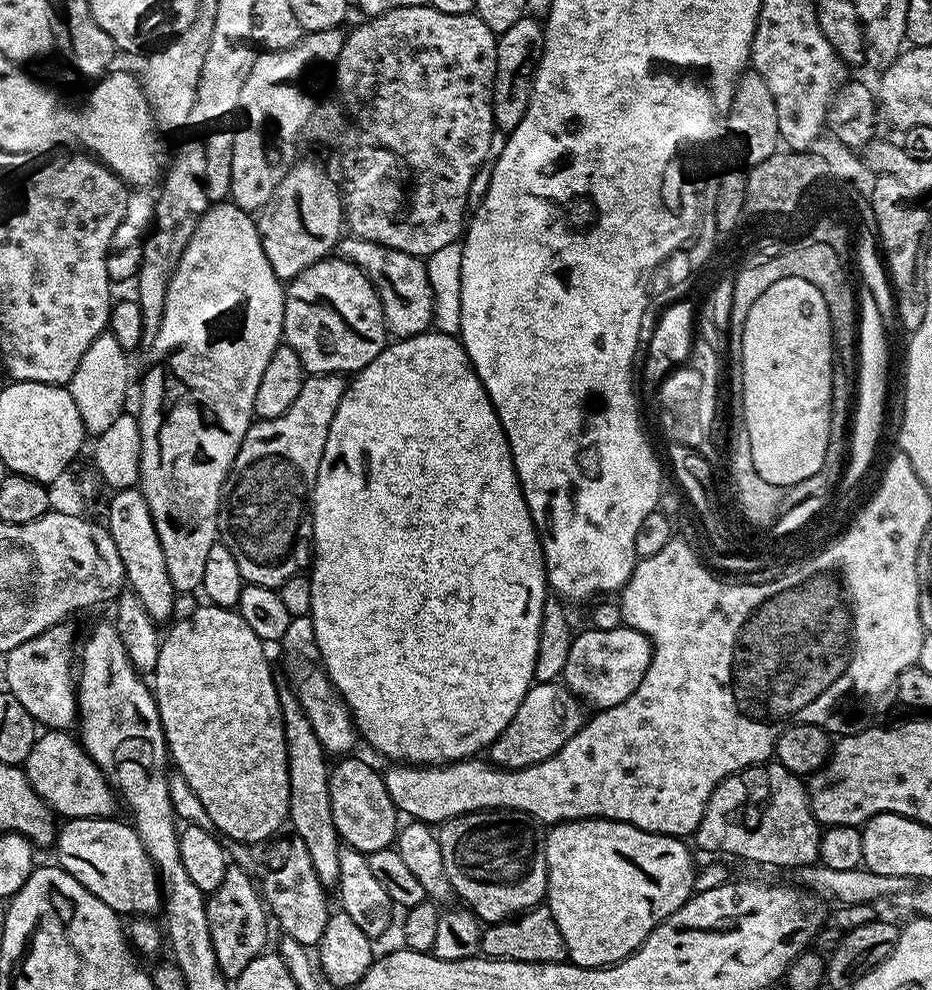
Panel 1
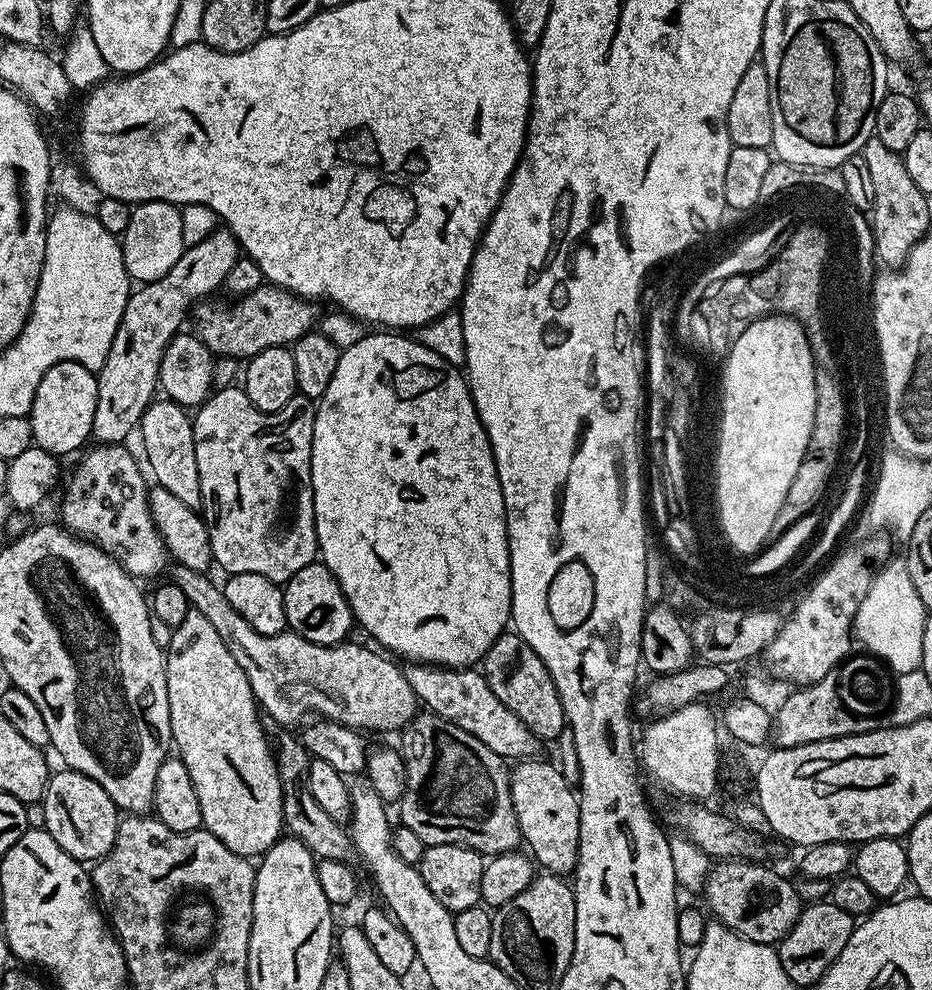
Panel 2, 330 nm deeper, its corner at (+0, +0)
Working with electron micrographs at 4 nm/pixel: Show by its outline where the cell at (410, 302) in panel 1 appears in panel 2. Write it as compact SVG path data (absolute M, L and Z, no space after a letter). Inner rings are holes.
M267 282L261 284L258 290L233 299L232 308L228 304L215 304L214 301L208 298L196 305L194 334L216 358L251 358L267 348L291 346L318 324L317 305L313 301Z

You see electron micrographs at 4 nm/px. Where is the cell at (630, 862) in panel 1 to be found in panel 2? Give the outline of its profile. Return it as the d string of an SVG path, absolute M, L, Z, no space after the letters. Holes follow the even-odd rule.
M540 759L519 761L511 769L510 794L516 824L526 848L528 844L531 859L545 873L572 874L576 871L580 841L580 801L573 785L572 788L568 785L567 778L554 765Z

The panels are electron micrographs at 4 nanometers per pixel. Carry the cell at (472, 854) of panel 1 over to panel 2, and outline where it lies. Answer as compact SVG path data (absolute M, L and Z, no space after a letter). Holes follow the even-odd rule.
M421 711L418 720L415 727L403 733L406 790L398 801L399 823L414 830L414 834L422 838L425 846L461 844L488 858L498 856L501 852L517 851L521 847L522 837L516 824L514 802L510 794L510 768L504 757L494 754L490 746L482 746L482 742L478 742L474 734L466 734L462 726L454 726L454 722L436 716L433 712Z

